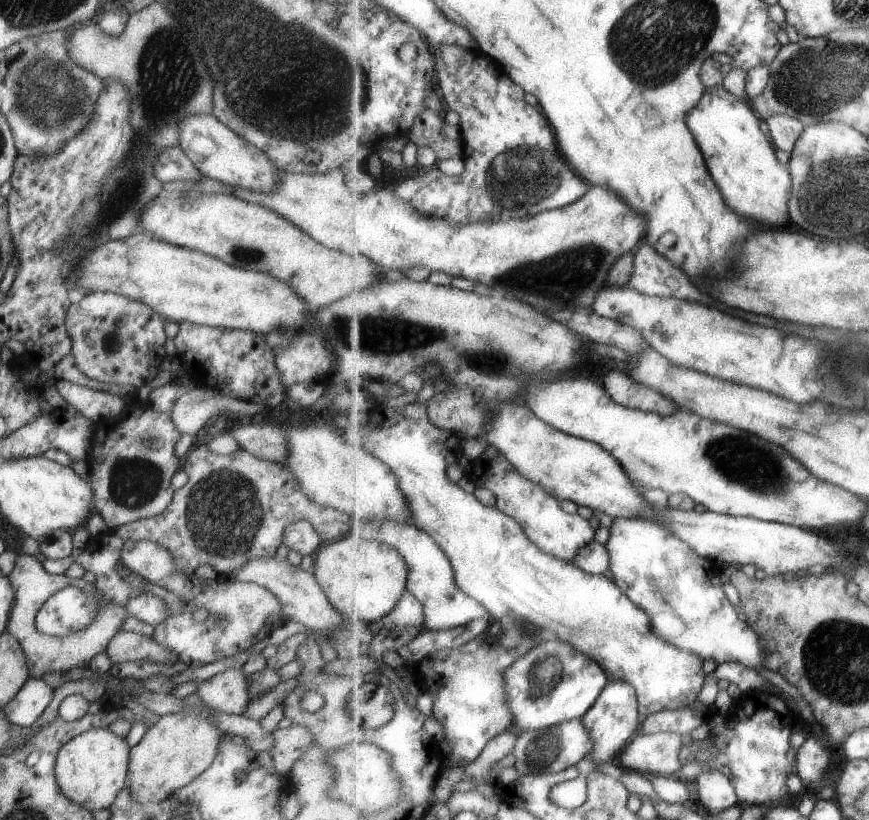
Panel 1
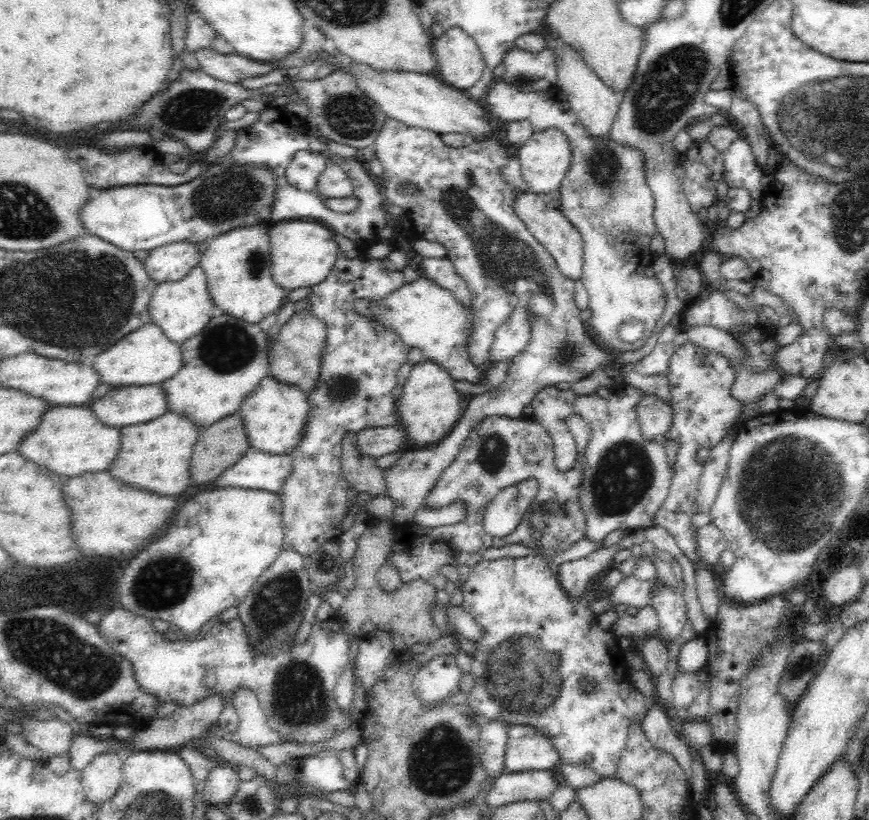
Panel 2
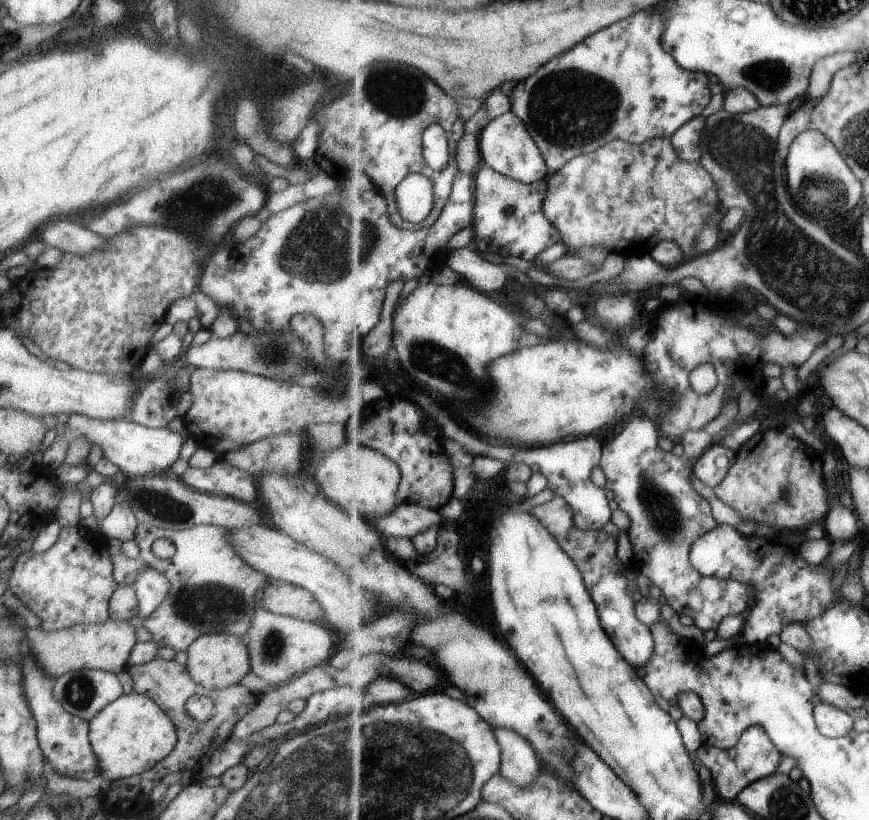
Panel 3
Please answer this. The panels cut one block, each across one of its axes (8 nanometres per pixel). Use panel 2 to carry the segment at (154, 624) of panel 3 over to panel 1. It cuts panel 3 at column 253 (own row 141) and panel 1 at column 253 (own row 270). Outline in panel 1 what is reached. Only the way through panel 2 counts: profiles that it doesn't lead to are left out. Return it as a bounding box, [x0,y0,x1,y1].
[108,539,282,681]

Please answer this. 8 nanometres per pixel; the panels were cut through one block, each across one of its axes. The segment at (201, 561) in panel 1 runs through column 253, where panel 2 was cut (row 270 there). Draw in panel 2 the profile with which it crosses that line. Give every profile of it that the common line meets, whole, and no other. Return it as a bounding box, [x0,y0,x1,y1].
[373,118,615,524]

